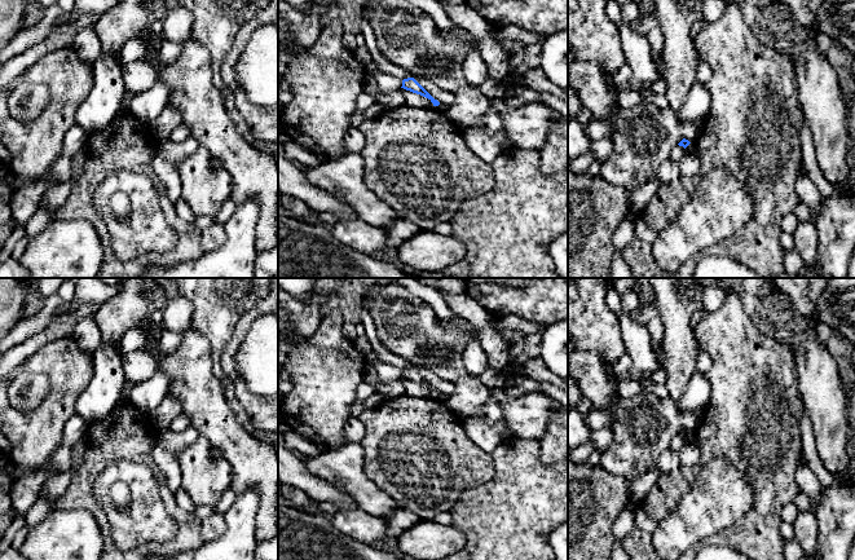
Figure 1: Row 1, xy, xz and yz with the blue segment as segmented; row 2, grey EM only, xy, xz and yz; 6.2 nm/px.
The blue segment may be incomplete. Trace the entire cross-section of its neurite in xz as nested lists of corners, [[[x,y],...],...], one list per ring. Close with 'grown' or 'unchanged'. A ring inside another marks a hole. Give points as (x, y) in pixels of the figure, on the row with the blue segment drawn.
[[[414,78],[404,79],[401,88],[428,98],[433,106],[440,105],[440,102],[435,100]]]; unchanged

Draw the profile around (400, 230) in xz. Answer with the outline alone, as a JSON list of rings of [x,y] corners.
[[[397,217],[388,228],[384,229],[387,235],[387,246],[397,248],[401,243],[422,232],[422,229],[411,221]]]

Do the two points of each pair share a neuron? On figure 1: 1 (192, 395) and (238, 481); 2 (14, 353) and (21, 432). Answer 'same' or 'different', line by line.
1: same
2: different

